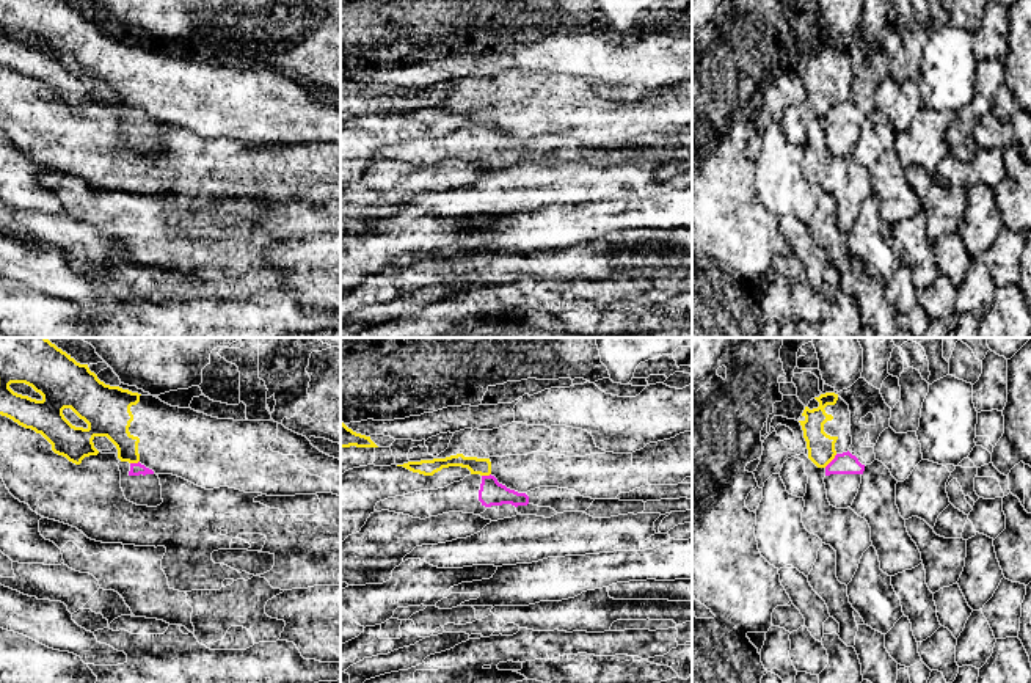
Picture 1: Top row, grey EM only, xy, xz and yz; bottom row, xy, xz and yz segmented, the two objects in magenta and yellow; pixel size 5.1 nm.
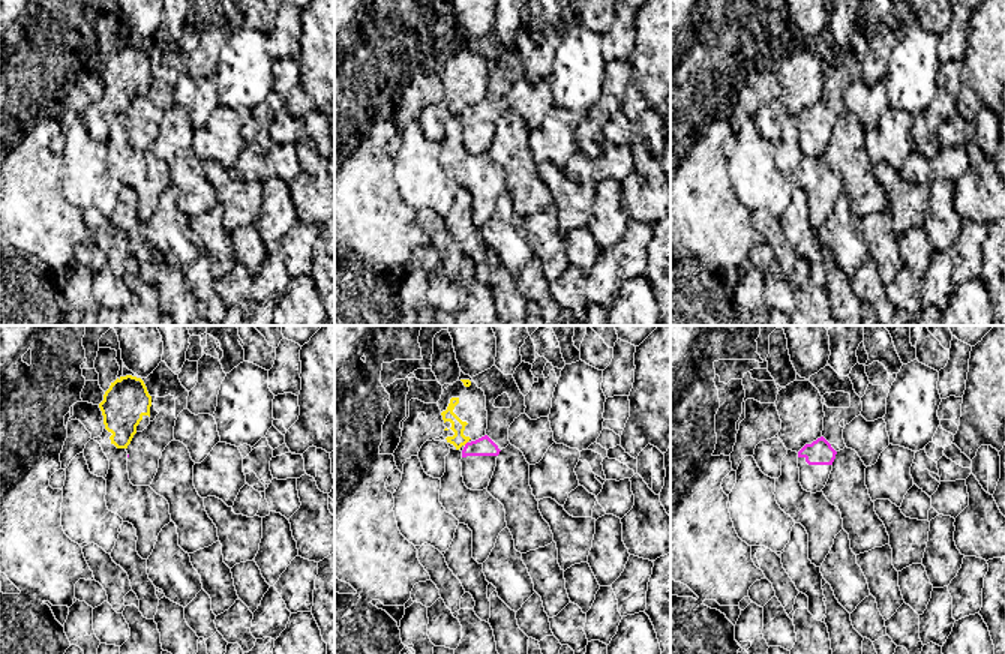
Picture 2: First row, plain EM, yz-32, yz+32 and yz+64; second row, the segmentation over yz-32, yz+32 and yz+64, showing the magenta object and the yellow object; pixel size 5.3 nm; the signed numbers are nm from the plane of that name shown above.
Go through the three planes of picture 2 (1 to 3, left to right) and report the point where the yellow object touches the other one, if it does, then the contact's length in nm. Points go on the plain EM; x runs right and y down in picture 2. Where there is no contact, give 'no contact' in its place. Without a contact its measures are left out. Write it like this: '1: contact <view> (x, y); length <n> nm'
1: no contact
2: no contact
3: no contact

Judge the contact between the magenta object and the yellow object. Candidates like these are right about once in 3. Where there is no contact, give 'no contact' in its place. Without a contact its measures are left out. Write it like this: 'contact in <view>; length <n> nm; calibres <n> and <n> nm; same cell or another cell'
contact in yz; length 100 nm; calibres 110 and 140 nm; another cell

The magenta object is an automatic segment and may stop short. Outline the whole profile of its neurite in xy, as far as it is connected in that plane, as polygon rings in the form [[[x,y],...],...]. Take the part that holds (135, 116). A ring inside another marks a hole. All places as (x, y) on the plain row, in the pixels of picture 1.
[[[121,110],[121,137],[127,149],[137,154],[157,155],[163,151],[158,124],[144,113]]]

